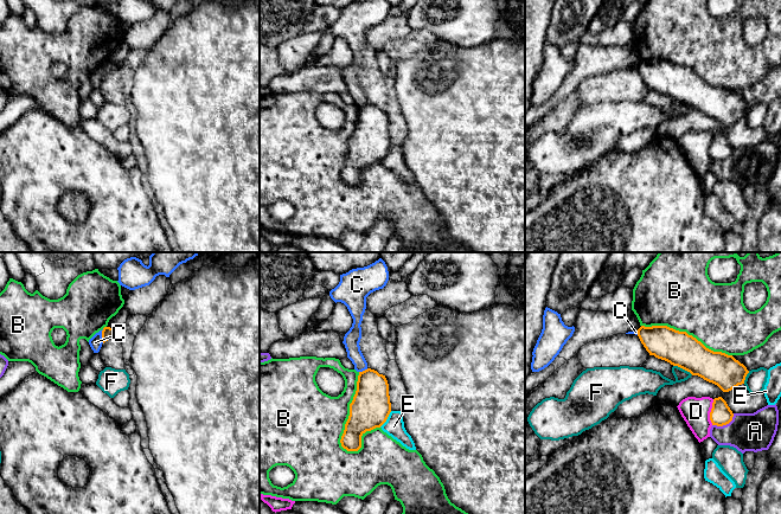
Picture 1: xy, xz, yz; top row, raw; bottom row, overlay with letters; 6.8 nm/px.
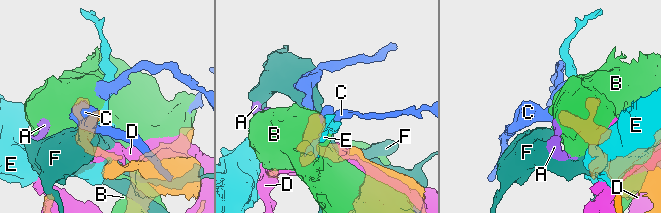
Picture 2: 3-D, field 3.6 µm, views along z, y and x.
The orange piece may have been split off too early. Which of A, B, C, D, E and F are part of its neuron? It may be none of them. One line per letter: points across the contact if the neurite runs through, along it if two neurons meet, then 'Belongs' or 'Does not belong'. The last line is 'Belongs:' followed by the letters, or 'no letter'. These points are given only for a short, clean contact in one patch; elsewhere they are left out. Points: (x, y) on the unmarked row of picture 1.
A: Does not belong
B: Does not belong
C: Boundary: xy (103, 64), (102, 77). Does not belong
D: Does not belong
E: Does not belong
F: Does not belong
Belongs: no letter

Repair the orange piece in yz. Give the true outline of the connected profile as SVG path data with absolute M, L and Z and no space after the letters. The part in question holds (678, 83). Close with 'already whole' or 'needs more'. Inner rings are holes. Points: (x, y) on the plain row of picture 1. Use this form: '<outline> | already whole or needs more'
M641 60L638 71L649 88L729 127L744 118L747 102L732 90L713 86L686 66L667 60Z | already whole

